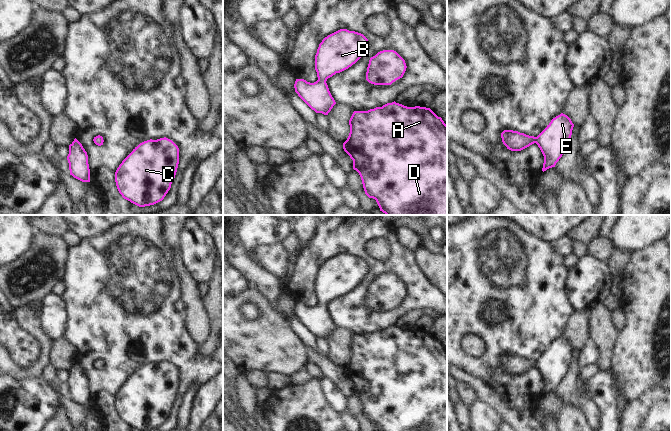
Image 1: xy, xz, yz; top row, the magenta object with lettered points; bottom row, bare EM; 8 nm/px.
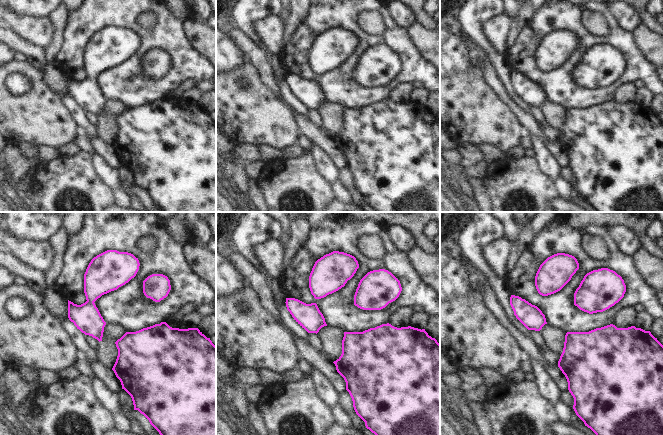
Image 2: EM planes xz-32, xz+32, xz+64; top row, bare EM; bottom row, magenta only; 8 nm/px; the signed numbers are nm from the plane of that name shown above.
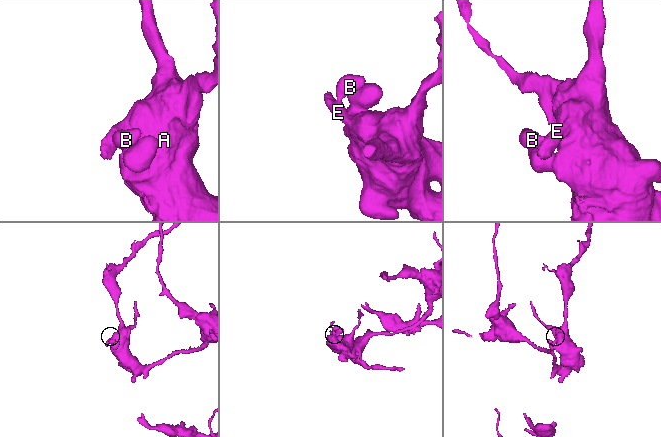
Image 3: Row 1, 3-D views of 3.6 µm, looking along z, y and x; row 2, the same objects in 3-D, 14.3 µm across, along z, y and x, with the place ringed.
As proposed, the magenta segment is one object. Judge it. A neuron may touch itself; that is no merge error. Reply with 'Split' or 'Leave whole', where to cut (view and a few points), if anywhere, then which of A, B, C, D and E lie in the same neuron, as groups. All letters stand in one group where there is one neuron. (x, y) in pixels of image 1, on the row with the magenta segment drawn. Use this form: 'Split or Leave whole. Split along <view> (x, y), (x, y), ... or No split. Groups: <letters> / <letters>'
Leave whole. No split. Groups: A B C D E

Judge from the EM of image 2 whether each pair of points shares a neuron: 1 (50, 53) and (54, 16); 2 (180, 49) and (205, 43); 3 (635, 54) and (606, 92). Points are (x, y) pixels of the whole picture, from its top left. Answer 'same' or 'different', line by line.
1: same
2: different
3: same

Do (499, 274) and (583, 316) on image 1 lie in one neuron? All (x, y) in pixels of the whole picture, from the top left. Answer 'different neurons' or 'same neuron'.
different neurons

